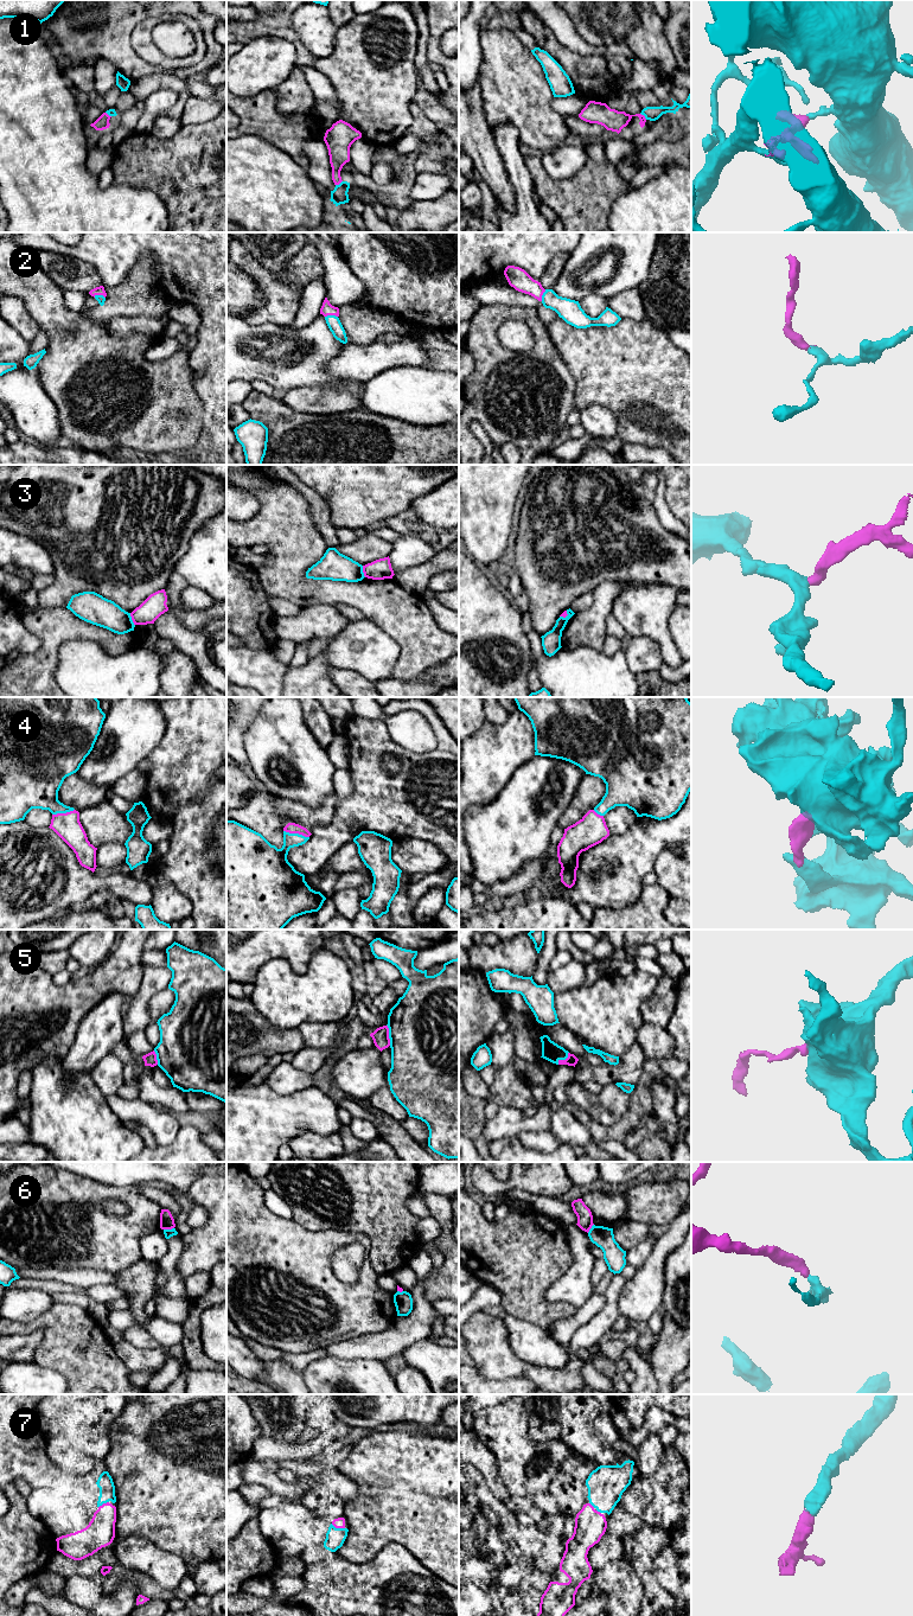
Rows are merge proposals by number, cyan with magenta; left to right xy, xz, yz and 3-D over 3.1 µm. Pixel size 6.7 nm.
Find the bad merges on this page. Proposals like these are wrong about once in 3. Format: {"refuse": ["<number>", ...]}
{"refuse": ["1", "3", "5", "6"]}

